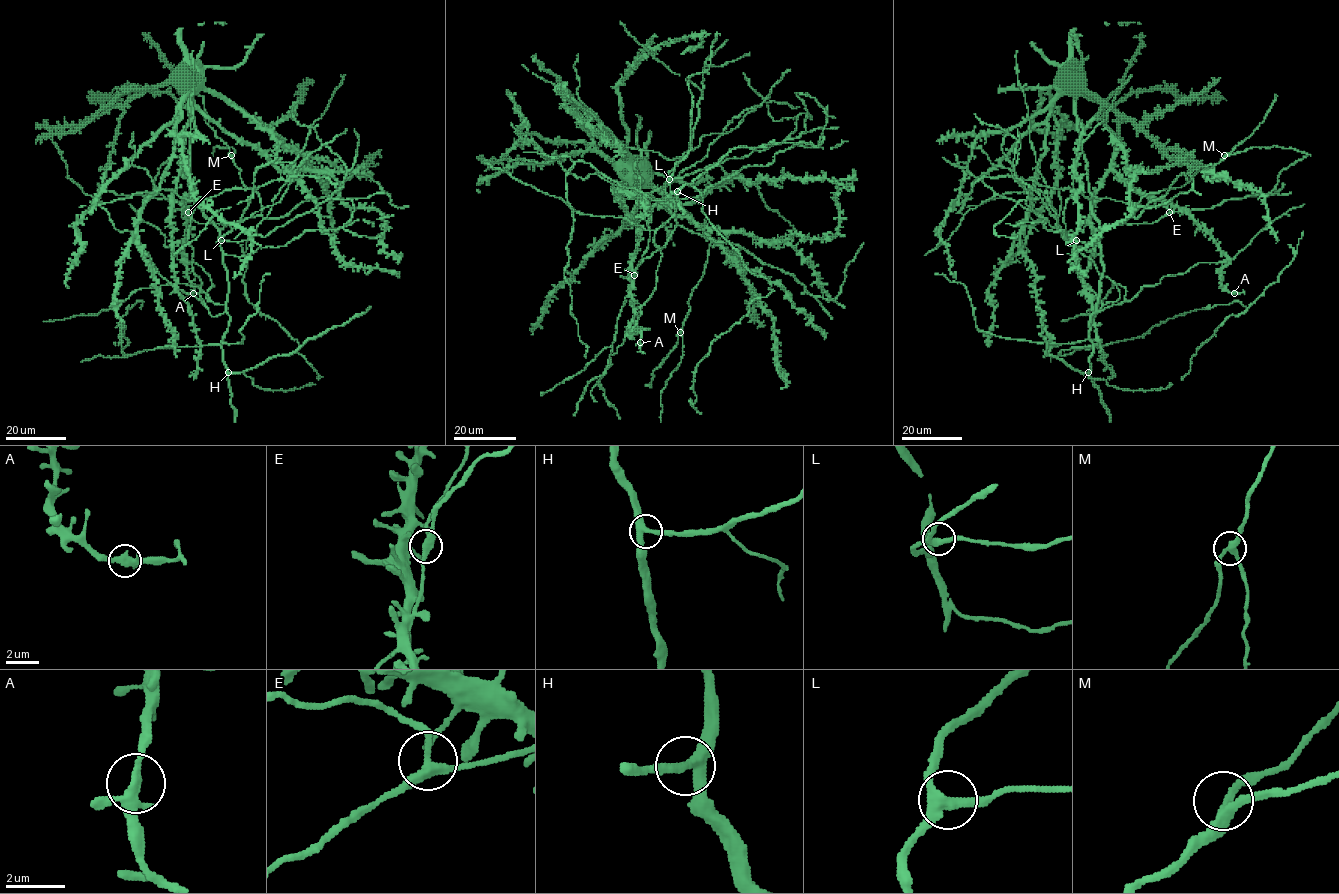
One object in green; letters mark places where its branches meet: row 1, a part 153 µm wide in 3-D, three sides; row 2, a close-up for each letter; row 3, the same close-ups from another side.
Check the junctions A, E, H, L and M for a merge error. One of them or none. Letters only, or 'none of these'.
none of these

